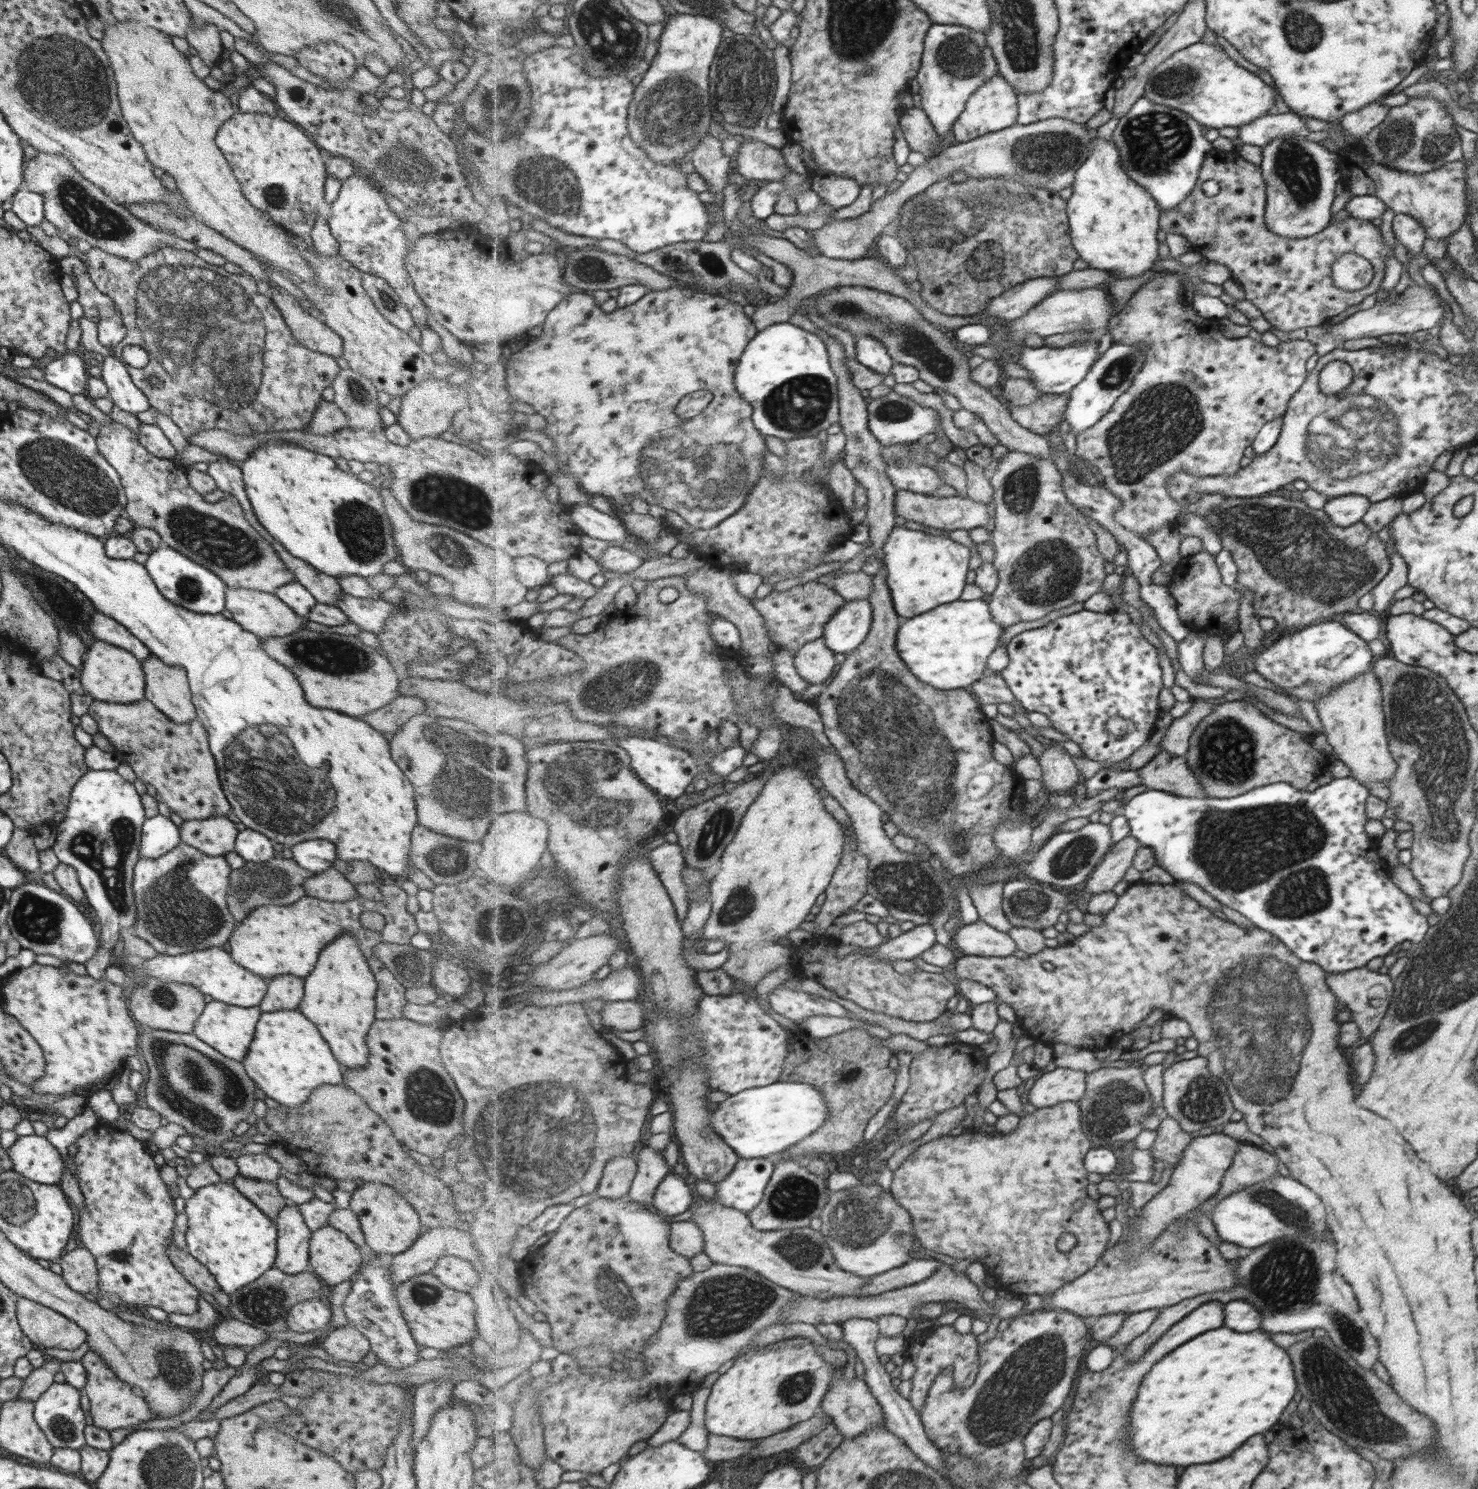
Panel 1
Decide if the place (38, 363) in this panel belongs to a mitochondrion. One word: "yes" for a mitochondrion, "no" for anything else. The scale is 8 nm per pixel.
no

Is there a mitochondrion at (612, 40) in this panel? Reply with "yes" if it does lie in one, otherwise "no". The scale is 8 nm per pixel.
yes

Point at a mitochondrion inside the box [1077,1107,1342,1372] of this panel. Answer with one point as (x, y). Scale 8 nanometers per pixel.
(1290, 1214)

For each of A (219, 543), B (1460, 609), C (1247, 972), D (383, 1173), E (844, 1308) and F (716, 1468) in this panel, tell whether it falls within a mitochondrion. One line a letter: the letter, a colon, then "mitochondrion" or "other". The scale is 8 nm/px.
A: mitochondrion
B: other
C: mitochondrion
D: other
E: other
F: other

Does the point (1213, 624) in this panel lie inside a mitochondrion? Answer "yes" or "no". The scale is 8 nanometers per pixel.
no

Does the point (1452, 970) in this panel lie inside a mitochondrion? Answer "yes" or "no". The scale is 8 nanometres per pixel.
yes

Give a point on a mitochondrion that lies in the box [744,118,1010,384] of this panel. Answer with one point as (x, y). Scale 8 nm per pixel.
(912, 341)

